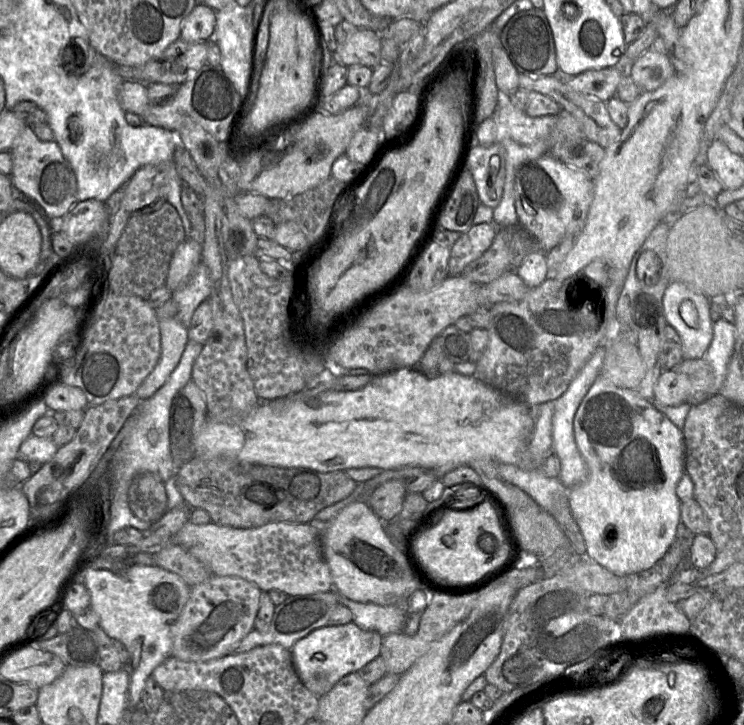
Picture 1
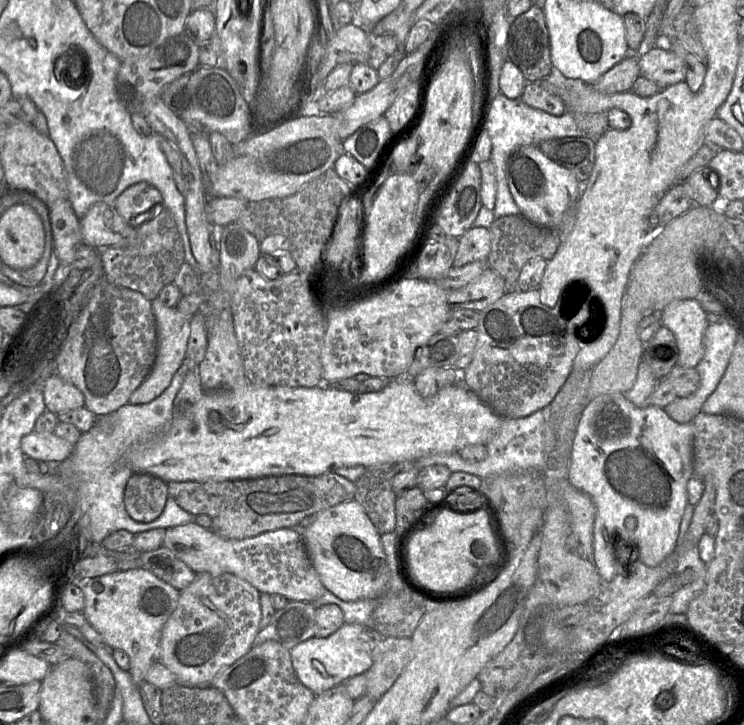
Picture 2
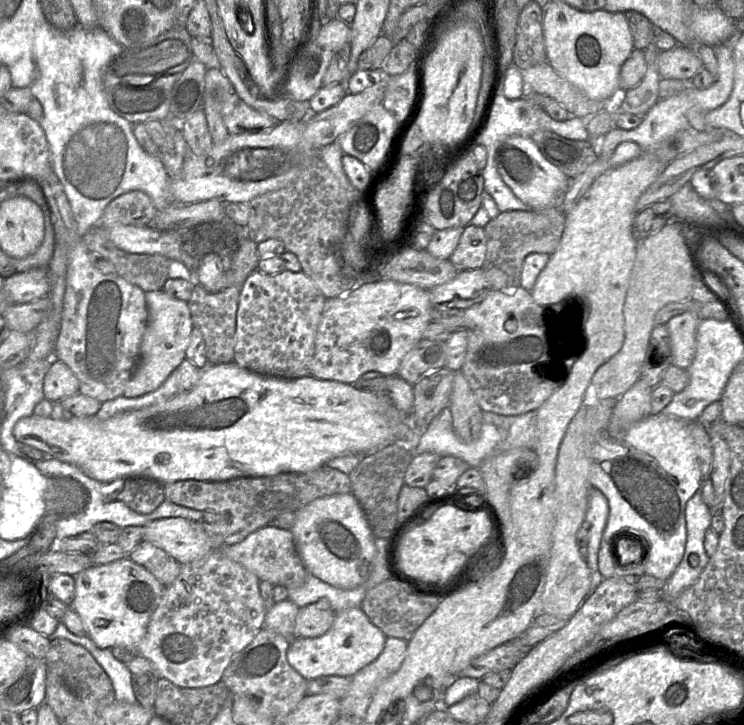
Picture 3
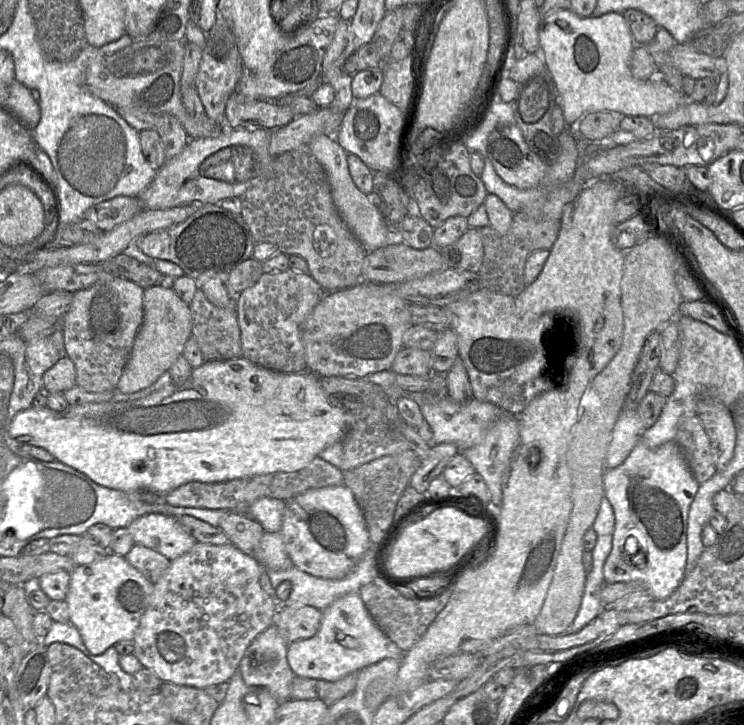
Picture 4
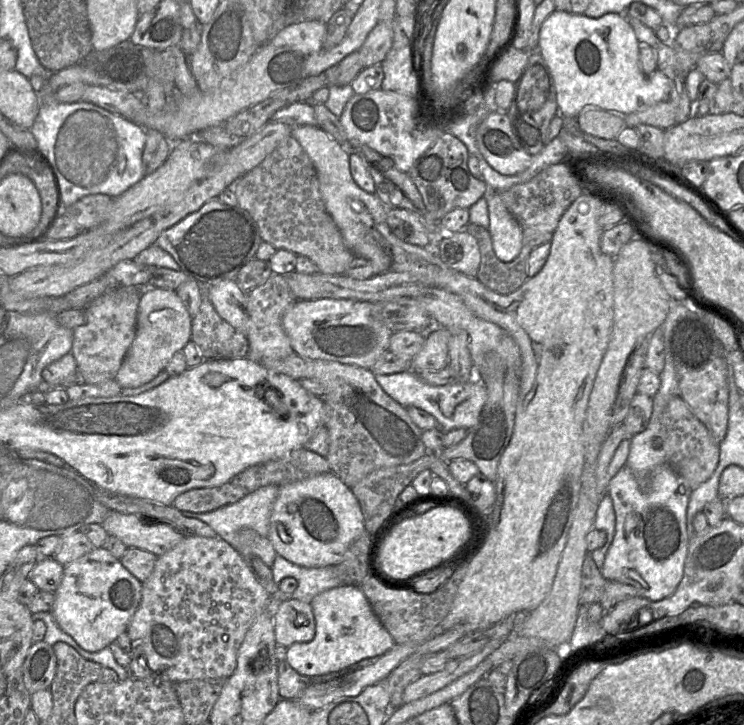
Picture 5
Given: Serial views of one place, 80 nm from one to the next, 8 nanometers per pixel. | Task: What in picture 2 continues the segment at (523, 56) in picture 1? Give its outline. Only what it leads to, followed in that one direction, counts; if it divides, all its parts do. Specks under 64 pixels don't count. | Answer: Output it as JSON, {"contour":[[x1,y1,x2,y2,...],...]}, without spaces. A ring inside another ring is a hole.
{"contour":[[532,4,528,11,514,18,508,32,508,59,519,68,528,82,541,80,552,72,550,39,543,9]]}

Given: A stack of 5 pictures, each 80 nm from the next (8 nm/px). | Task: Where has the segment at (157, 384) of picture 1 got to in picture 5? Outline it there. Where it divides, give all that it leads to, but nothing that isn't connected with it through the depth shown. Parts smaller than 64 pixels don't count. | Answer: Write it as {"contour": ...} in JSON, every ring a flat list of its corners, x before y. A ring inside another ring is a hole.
{"contour":[[143,289,138,306,136,335,115,377,122,388,134,388,150,382,172,356,183,350,192,337,192,318,175,290]]}

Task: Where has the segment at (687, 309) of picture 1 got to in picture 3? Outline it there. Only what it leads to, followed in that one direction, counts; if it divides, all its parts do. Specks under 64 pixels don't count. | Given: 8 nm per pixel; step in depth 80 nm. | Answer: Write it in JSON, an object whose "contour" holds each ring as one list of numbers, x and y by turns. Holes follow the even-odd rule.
{"contour":[[686,312,674,316,666,324,671,339,672,365,687,369,696,353,696,331,701,319,694,313]]}

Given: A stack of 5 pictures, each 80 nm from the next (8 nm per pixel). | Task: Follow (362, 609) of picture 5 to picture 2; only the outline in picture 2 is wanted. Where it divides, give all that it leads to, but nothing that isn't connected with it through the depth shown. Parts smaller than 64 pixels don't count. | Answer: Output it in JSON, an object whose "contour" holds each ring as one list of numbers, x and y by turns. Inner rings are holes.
{"contour":[[345,623,327,637,311,637,290,649,292,665,300,682,319,695,347,679,365,673,373,663,376,631]]}

